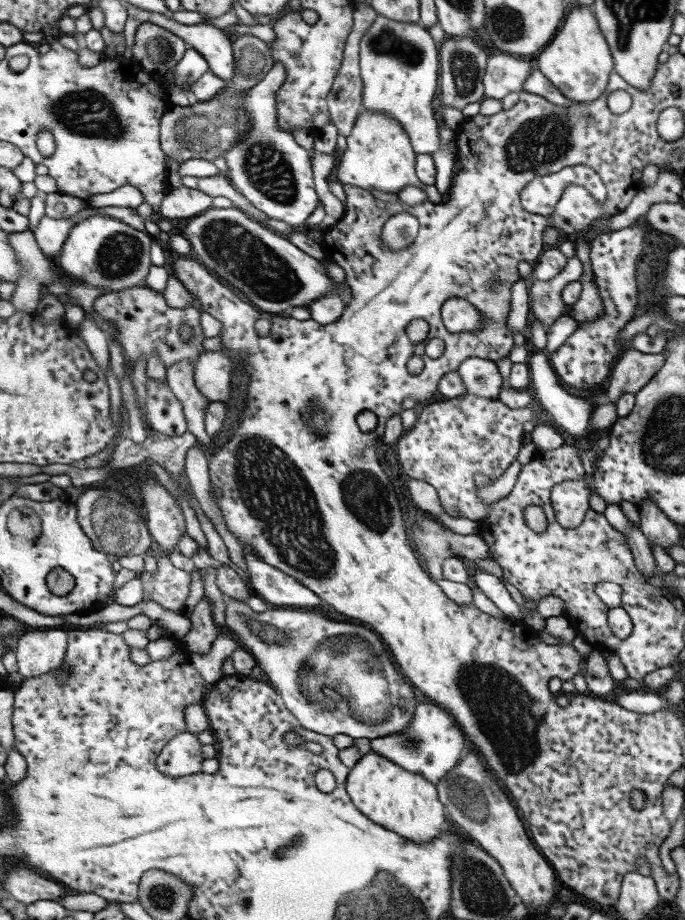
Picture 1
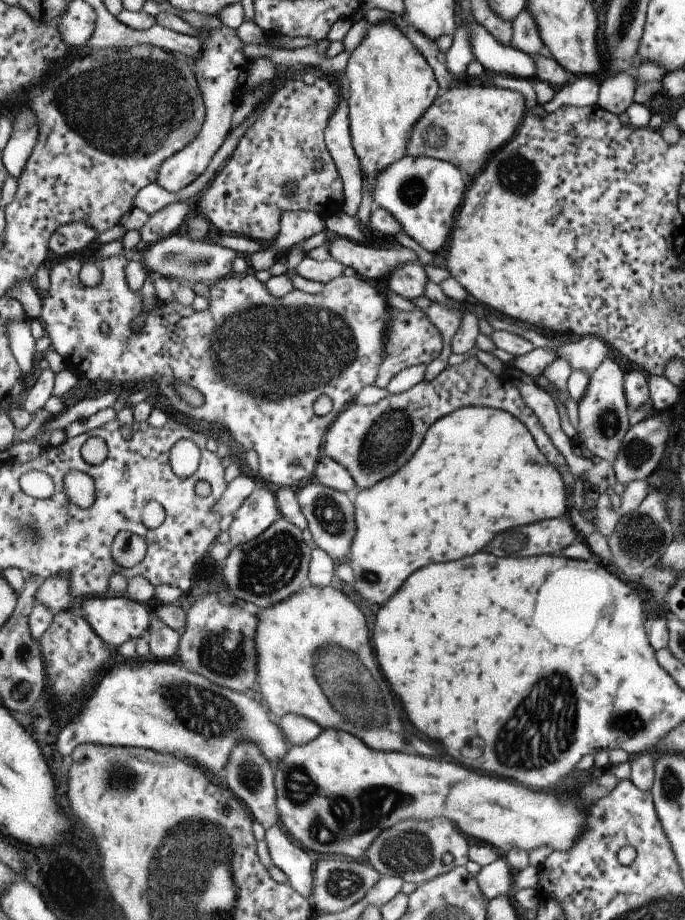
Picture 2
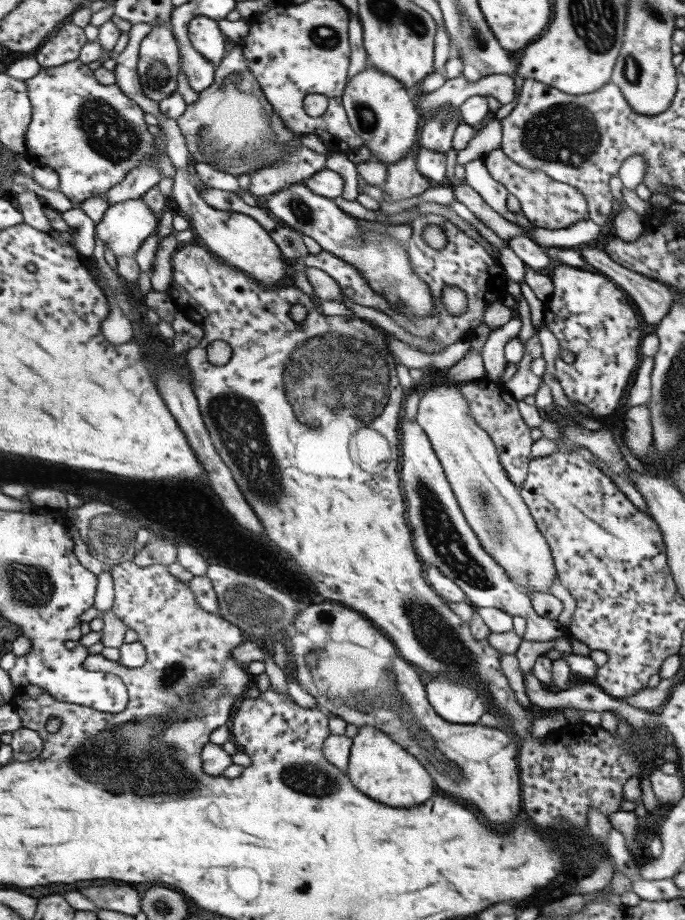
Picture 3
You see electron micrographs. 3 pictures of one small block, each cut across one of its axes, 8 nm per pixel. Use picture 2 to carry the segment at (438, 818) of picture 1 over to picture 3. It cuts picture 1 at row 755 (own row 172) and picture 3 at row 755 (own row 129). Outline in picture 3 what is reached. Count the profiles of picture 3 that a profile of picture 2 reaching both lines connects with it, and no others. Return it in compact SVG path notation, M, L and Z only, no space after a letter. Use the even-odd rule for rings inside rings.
M361 726L359 734L353 738L353 752L349 774L353 782L365 790L371 798L385 802L389 806L421 806L429 802L437 794L437 780L429 772L429 768L405 746L401 746L389 732L379 730L377 726Z

